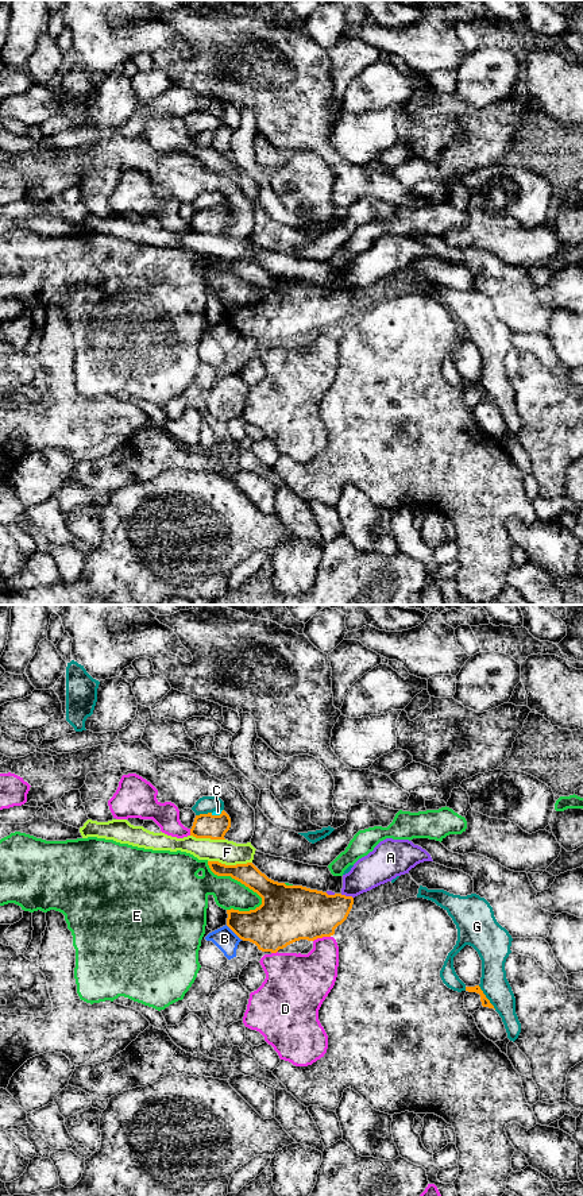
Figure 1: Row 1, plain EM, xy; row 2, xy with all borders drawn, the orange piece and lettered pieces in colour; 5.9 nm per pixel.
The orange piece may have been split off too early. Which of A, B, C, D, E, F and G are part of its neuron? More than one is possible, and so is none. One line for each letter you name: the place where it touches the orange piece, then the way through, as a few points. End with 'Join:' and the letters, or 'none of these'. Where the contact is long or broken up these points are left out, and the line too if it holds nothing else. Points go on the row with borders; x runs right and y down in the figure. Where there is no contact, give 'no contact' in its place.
C: meets orange in xy at (216, 816); runs through xy (211, 826), (216, 816), (217, 811)
Join: C

